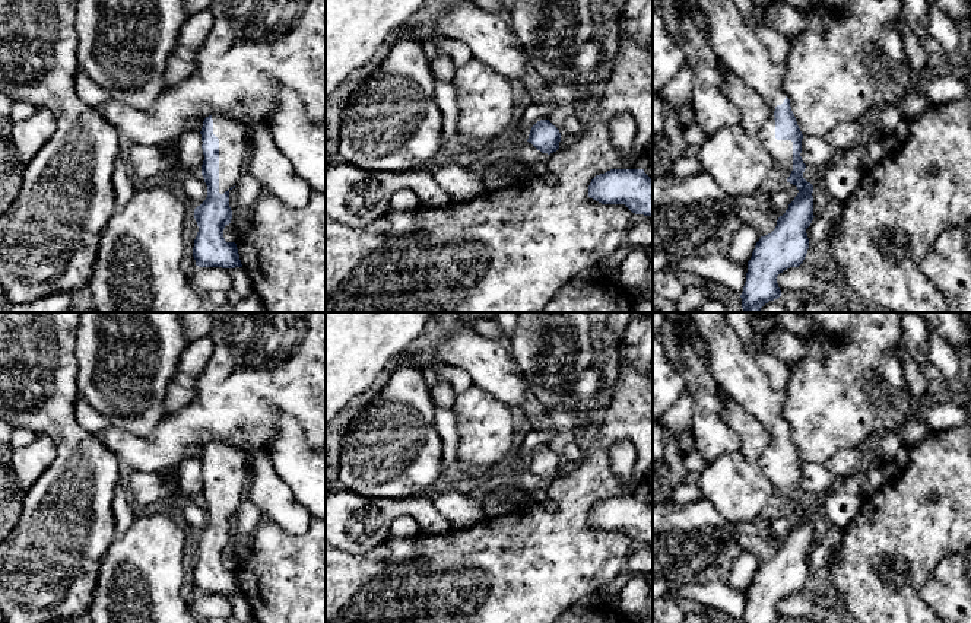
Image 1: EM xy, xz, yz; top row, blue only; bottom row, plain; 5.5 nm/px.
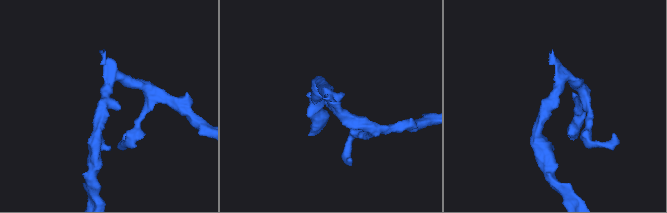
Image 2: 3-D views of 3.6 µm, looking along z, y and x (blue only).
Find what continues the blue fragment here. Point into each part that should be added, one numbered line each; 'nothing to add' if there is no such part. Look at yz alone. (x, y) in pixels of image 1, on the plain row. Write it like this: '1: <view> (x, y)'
1: yz (738, 375)

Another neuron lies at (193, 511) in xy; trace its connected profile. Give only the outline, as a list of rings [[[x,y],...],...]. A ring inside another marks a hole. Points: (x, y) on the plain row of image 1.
[[[181,498],[177,499],[175,508],[183,514],[190,528],[197,534],[207,524],[207,512],[202,499]]]

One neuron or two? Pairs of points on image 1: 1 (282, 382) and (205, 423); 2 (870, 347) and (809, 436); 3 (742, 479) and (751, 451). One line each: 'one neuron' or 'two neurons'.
1: one neuron
2: one neuron
3: two neurons

